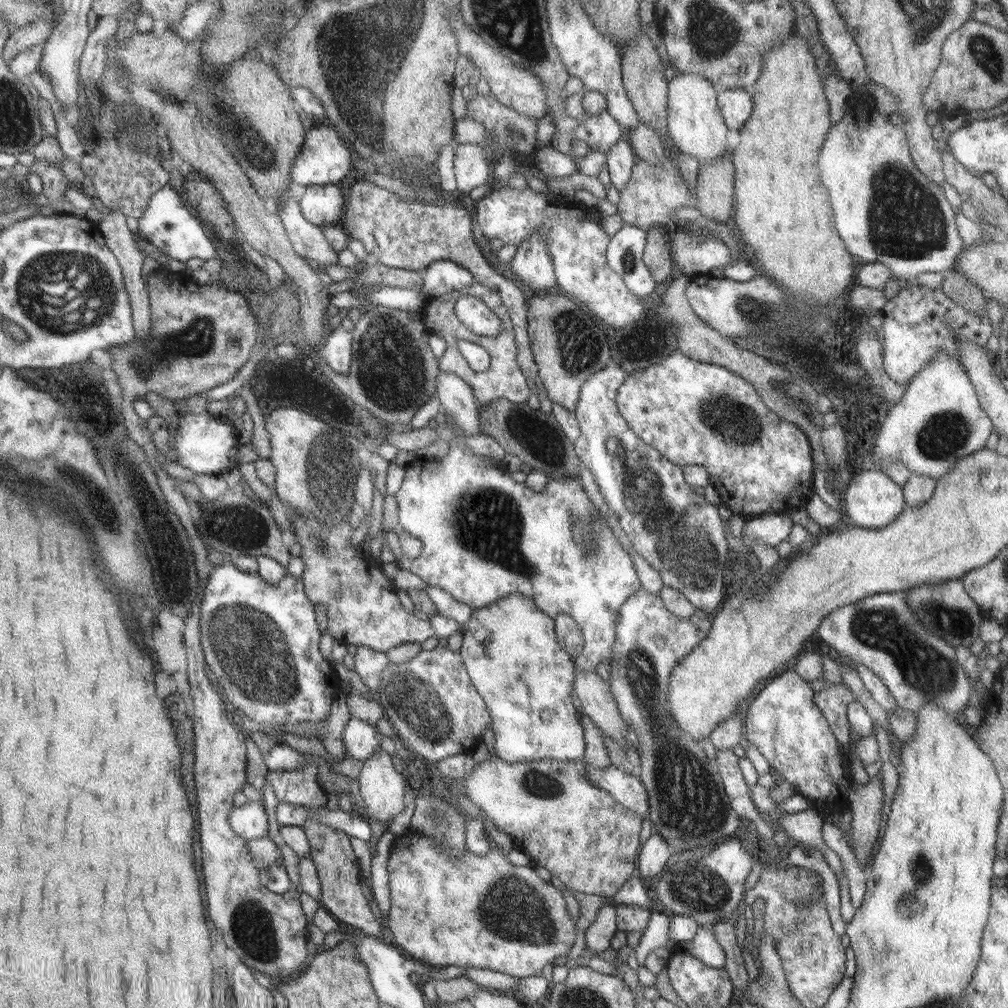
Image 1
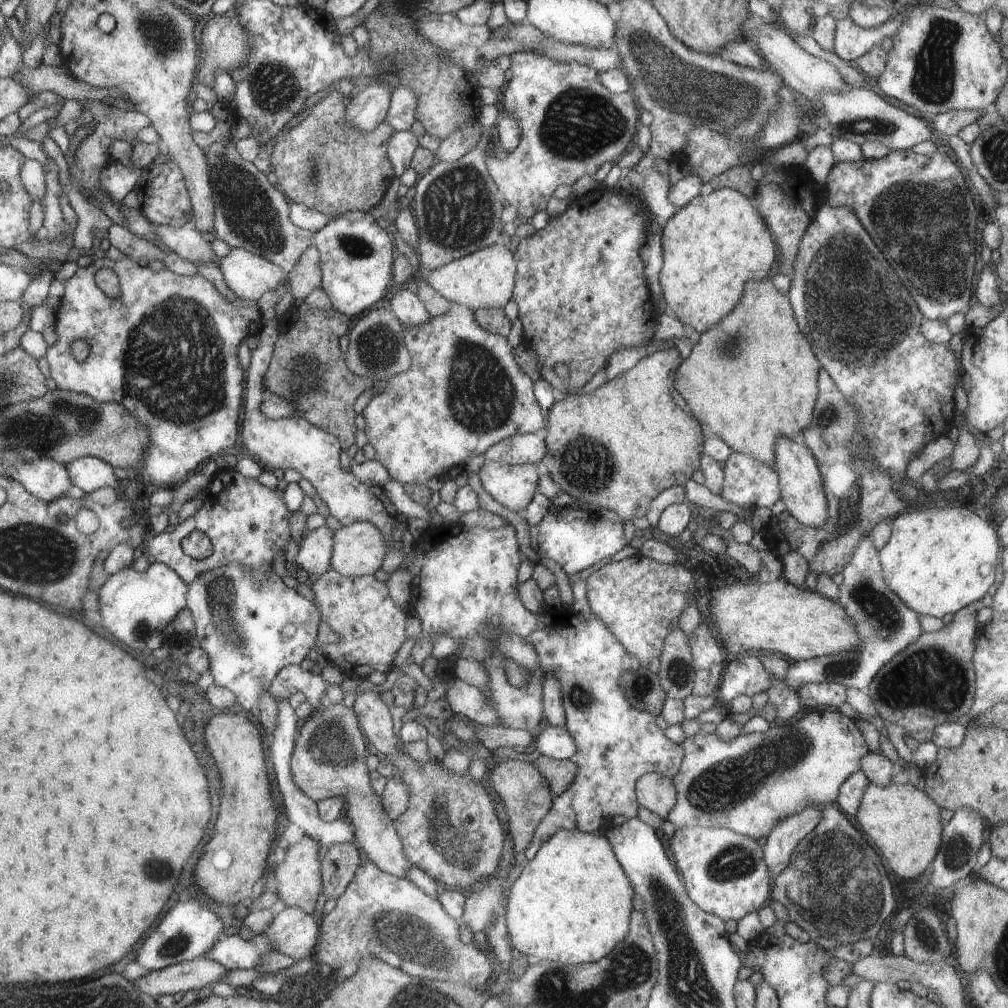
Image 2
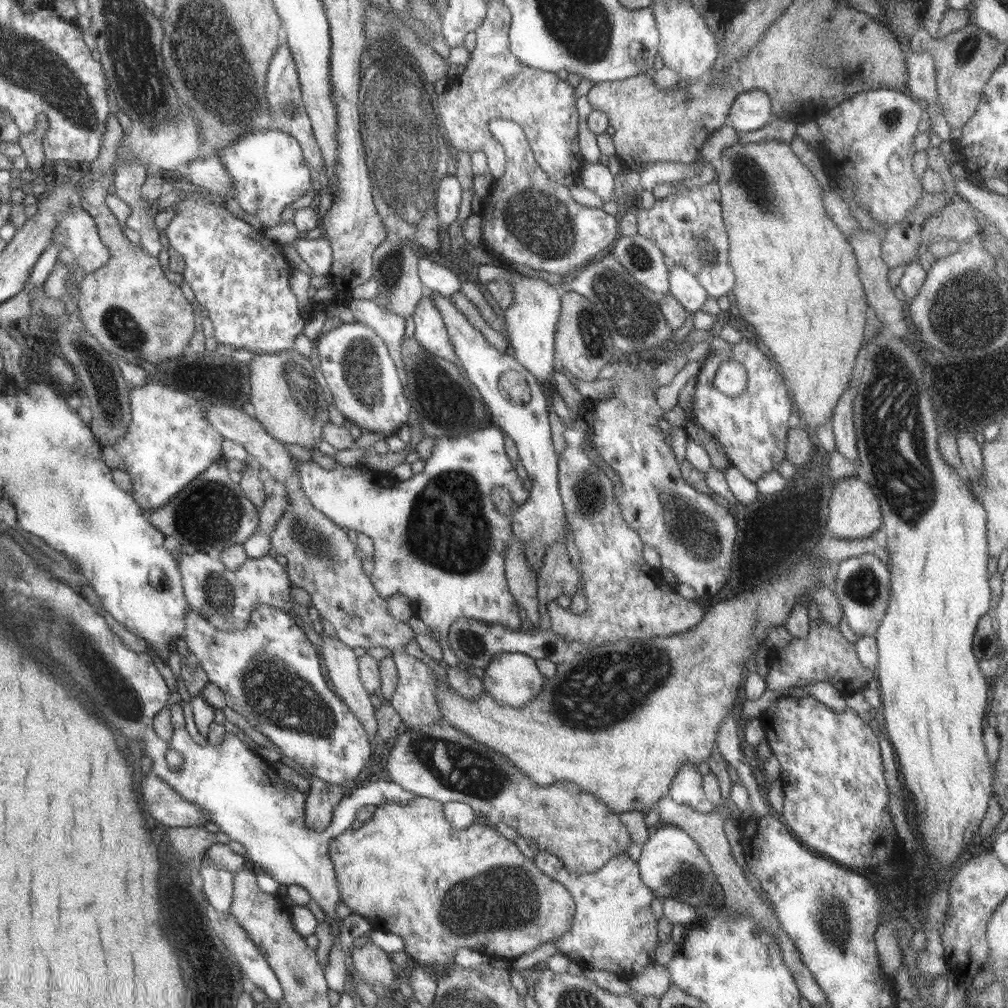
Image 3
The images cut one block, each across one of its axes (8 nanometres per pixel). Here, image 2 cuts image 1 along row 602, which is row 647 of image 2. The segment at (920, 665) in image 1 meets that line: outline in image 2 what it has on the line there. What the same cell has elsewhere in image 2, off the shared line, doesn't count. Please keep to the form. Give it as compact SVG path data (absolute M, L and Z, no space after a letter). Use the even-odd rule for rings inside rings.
M871 534L858 543L852 560L842 570L842 576L844 580L839 586L838 603L855 622L862 643L850 650L815 657L812 661L796 661L790 665L785 681L795 689L806 683L840 683L848 688L868 690L880 670L924 633L918 620L919 613L889 588Z

